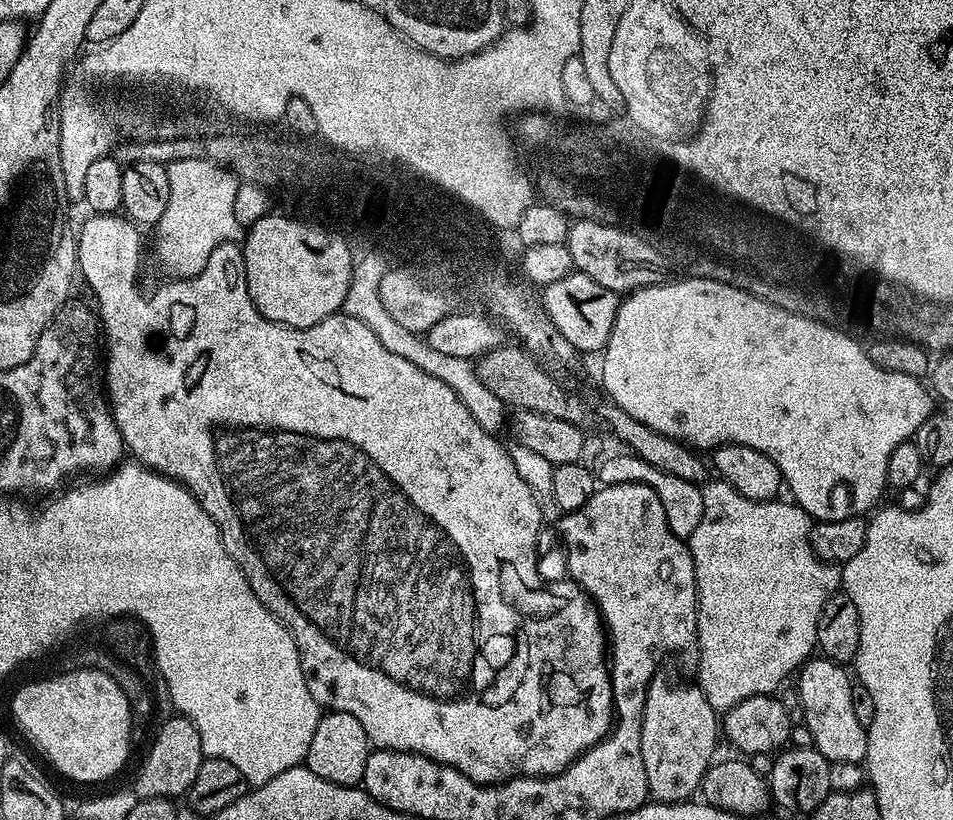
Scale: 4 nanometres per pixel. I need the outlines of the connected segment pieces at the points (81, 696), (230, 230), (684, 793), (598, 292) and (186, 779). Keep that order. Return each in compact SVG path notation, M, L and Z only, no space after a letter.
M80 666L80 669L77 670L77 672L64 672L61 674L61 676L52 676L49 678L49 680L36 680L33 682L33 684L24 684L21 686L20 689L17 690L16 693L12 696L12 716L14 719L16 719L16 724L18 727L21 728L22 731L24 731L24 736L26 739L29 740L30 743L33 744L34 747L37 748L38 751L41 752L42 755L45 756L46 759L49 760L50 763L53 764L54 767L57 768L58 771L61 772L64 776L69 776L72 780L77 780L80 784L92 784L95 782L95 780L108 780L111 778L112 775L115 774L116 771L119 770L120 767L123 766L124 763L128 760L128 747L132 744L132 719L134 719L134 713L132 708L128 705L128 699L126 698L126 694L120 689L118 686L118 682L116 681L116 676L113 675L113 673L108 672L99 672L96 668L84 668L88 666Z
M186 158L170 165L172 185L166 214L154 232L160 239L160 256L177 268L181 277L196 276L210 262L210 254L220 244L243 241L246 228L235 217L235 195L241 181L227 168L202 158Z
M657 670L646 690L640 739L642 766L646 766L649 797L662 804L691 801L699 793L702 778L717 755L712 723L715 720L717 723L718 713L706 702L706 694L702 694L699 683L691 683L687 684L672 672Z
M573 270L556 282L543 285L542 303L550 322L577 352L603 353L612 333L612 324L616 320L617 293L606 290L606 286L598 286L594 278Z
M173 715L173 720L168 720L156 732L156 737L152 740L152 745L148 748L148 757L144 760L144 765L140 768L140 773L136 776L134 791L141 800L146 798L166 798L172 800L176 796L183 797L188 788L198 778L198 766L206 759L202 750L202 738L198 738L198 730L190 721L182 715Z

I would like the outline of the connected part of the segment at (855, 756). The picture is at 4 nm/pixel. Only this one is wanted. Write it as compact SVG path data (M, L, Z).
M823 658L809 659L803 668L799 669L800 681L794 684L800 695L803 723L810 730L812 747L817 748L829 762L861 763L868 755L868 729L858 722L854 714L854 706L850 703L850 690L854 683L843 667Z

